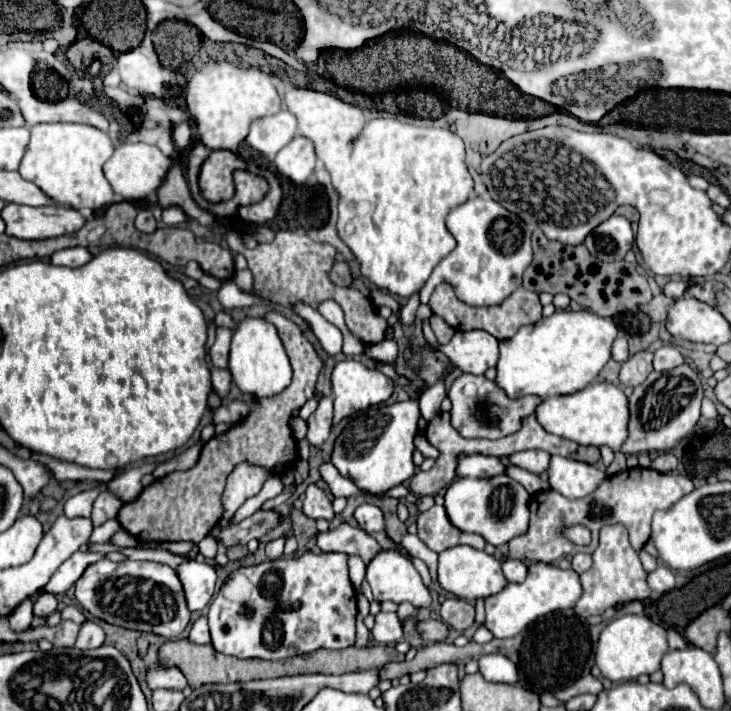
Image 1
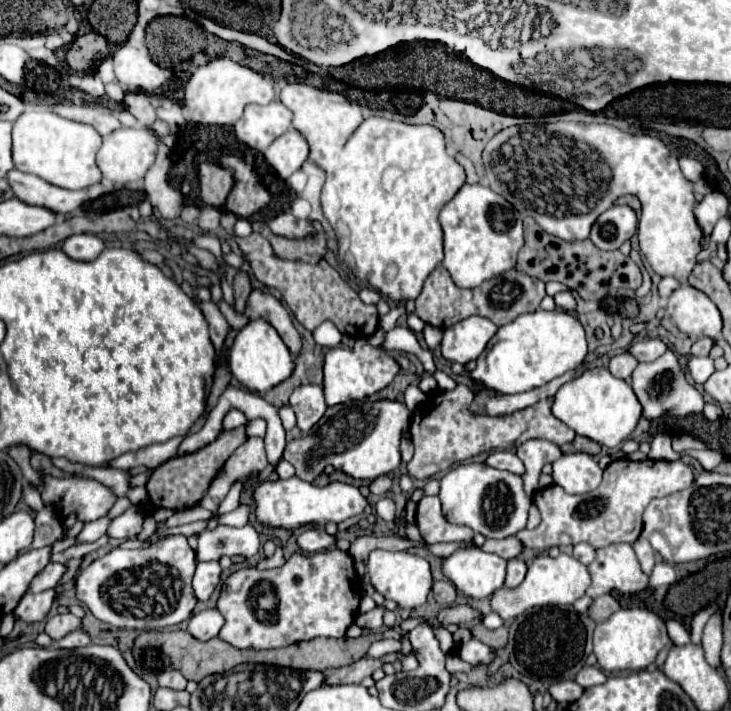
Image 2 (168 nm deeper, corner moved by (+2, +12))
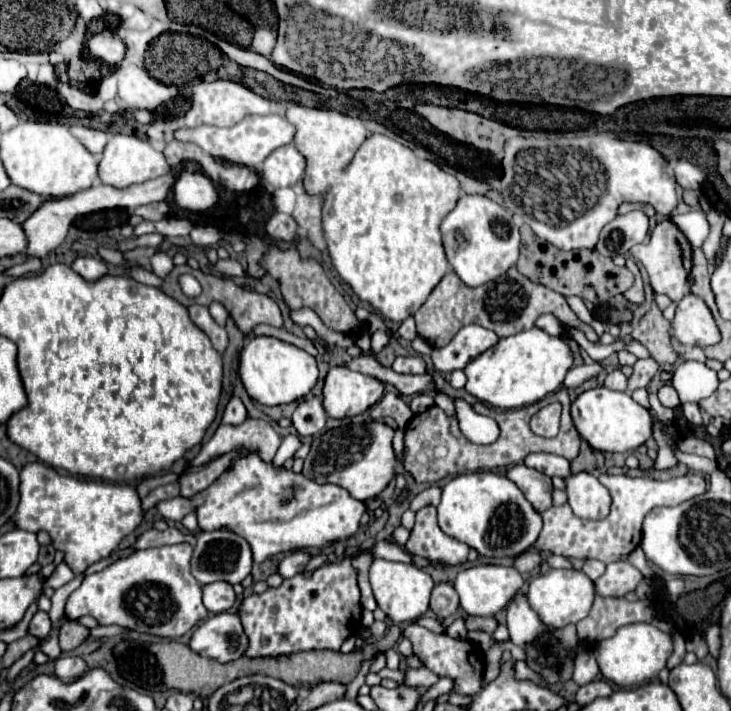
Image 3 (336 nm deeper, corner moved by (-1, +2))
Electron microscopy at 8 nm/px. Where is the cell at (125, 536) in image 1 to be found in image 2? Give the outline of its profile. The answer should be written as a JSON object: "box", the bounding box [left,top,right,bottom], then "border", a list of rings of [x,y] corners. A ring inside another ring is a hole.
{"box":[52,534,110,562],"border":[[[104,534],[102,538],[98,538],[96,542],[86,542],[86,544],[70,544],[70,546],[66,546],[66,542],[56,542],[54,544],[54,548],[52,548],[52,562],[68,562],[68,560],[72,560],[72,558],[82,558],[84,554],[88,554],[88,552],[94,552],[94,550],[98,550],[98,548],[102,548],[104,544],[108,544],[110,542],[110,536],[108,534]]]}

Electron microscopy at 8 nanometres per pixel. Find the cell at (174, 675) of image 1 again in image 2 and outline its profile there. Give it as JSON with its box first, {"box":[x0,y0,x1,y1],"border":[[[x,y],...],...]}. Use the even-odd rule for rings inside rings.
{"box":[158,670,186,690],"border":[[[166,670],[166,672],[158,674],[158,682],[160,682],[160,686],[174,688],[174,690],[184,690],[186,688],[186,678],[182,676],[180,670]]]}

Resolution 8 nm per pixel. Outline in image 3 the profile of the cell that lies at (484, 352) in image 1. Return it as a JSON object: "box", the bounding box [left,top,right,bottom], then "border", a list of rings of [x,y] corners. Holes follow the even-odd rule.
{"box":[431,324,499,372],"border":[[[469,324],[469,326],[463,326],[447,346],[433,348],[431,360],[437,372],[463,370],[471,358],[493,348],[497,342],[499,342],[499,336],[493,330],[487,330],[477,324]]]}

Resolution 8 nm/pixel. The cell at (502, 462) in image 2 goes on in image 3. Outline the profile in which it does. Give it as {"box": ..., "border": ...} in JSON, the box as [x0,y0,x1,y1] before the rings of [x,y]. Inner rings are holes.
{"box":[507,464,553,512],"border":[[[515,464],[509,468],[507,478],[519,486],[519,490],[525,494],[525,498],[533,504],[533,508],[537,512],[551,508],[553,484],[551,484],[549,476],[533,470],[533,468],[527,468],[525,464]]]}

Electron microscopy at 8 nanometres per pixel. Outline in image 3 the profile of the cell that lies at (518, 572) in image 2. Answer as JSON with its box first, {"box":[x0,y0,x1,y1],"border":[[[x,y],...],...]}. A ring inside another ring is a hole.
{"box":[507,594,547,646],"border":[[[517,594],[507,606],[507,628],[511,642],[517,646],[535,644],[543,634],[547,634],[547,626],[537,616],[537,612],[531,610],[523,594]]]}

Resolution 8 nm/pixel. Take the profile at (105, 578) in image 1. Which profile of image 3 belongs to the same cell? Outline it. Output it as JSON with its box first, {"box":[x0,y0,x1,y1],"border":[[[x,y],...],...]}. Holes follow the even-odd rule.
{"box":[65,544,207,638],"border":[[[175,544],[175,546],[157,546],[147,550],[137,550],[127,558],[113,562],[111,566],[103,568],[97,574],[85,576],[83,584],[69,596],[65,604],[65,618],[77,620],[81,616],[93,616],[101,626],[117,624],[125,626],[143,634],[153,634],[161,638],[179,638],[189,632],[197,622],[207,618],[207,608],[201,602],[201,584],[195,582],[189,570],[191,560],[191,546],[189,544]]]}

